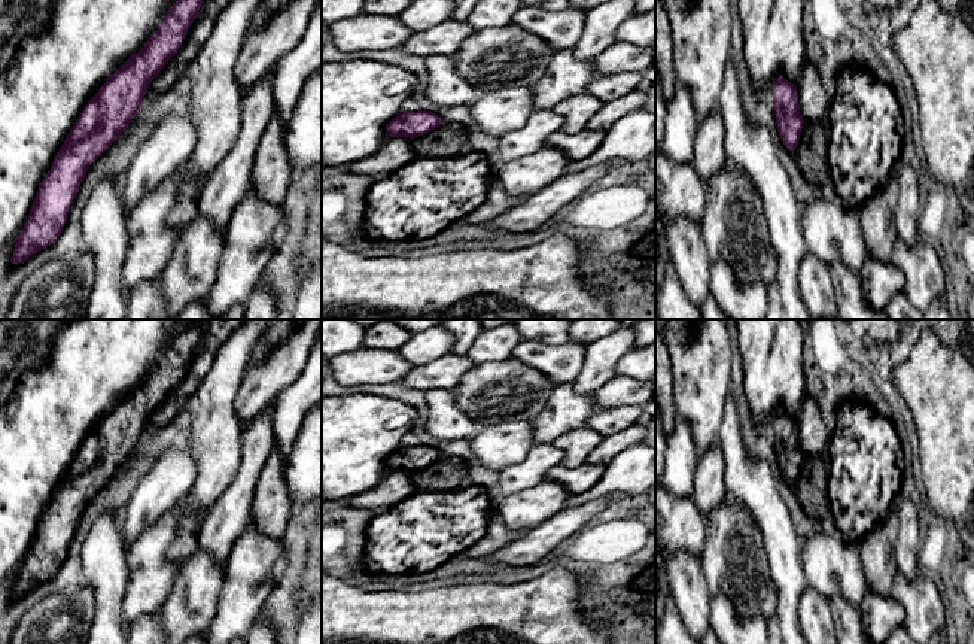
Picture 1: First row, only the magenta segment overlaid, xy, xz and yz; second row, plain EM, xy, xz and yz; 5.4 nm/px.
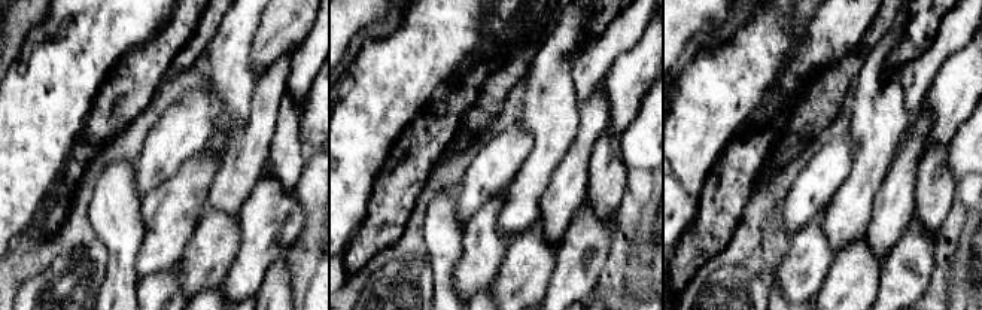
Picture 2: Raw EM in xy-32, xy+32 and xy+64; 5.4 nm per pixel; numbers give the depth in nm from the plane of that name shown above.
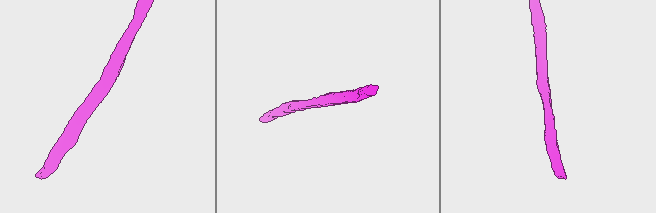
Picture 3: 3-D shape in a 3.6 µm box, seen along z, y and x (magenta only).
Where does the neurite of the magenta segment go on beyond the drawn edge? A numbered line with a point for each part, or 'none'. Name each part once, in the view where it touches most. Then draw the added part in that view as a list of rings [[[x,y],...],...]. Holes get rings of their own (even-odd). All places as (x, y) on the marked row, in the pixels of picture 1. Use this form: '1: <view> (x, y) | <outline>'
none

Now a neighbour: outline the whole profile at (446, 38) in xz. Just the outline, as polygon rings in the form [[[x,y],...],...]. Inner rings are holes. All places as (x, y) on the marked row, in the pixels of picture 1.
[[[444,19],[436,25],[430,25],[427,30],[414,31],[401,49],[424,58],[435,54],[453,57],[472,33],[475,30],[466,21]]]

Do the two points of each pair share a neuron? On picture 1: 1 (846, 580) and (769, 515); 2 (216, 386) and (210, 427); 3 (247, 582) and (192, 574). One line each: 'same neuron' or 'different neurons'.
1: different neurons
2: same neuron
3: different neurons

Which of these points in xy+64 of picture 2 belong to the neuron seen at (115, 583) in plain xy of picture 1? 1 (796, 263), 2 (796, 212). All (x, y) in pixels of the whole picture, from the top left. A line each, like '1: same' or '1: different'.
1: different
2: different

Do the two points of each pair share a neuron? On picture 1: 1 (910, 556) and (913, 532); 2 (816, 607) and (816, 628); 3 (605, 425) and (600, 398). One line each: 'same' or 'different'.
1: same
2: same
3: different

